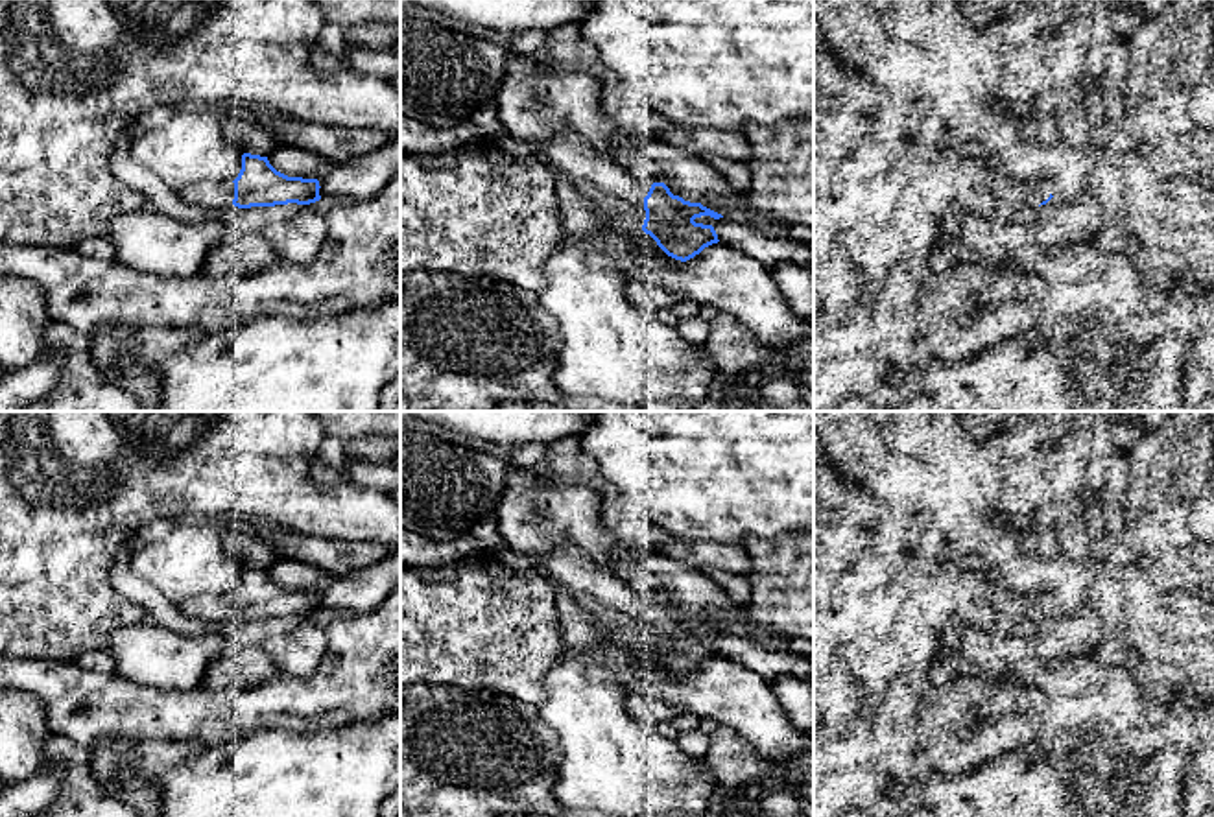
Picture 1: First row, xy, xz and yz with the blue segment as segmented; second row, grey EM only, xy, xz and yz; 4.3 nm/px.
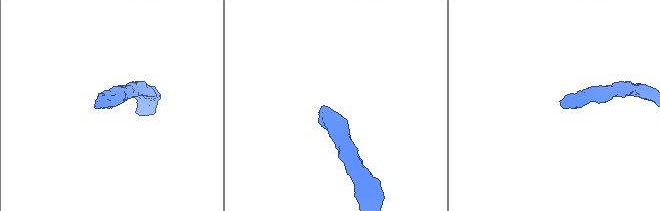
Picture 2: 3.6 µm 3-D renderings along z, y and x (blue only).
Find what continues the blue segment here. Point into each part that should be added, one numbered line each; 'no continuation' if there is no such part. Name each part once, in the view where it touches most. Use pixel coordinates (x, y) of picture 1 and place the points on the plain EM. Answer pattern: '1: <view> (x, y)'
1: xz (615, 607)

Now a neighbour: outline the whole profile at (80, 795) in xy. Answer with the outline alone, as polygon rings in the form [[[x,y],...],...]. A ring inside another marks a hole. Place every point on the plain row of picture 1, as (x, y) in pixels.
[[[50,734],[44,767],[65,769],[57,800],[37,817],[140,817],[129,804],[109,795],[89,767],[89,752],[72,740]]]

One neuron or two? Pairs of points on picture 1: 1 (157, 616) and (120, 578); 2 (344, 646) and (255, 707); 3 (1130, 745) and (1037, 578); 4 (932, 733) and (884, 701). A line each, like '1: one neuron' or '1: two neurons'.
1: one neuron
2: one neuron
3: two neurons
4: two neurons

